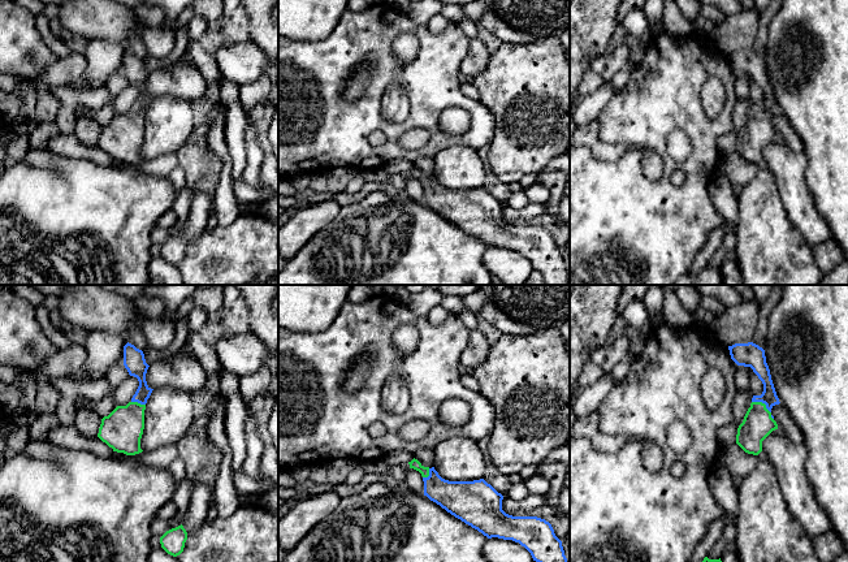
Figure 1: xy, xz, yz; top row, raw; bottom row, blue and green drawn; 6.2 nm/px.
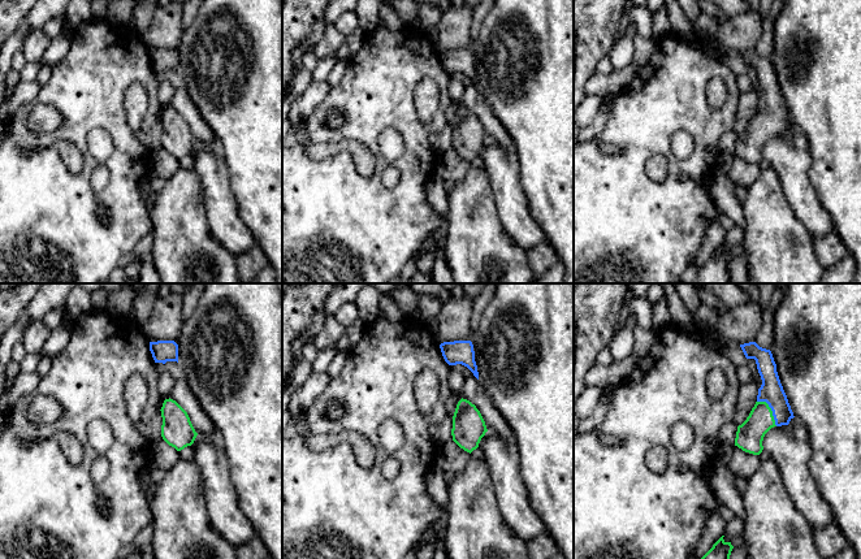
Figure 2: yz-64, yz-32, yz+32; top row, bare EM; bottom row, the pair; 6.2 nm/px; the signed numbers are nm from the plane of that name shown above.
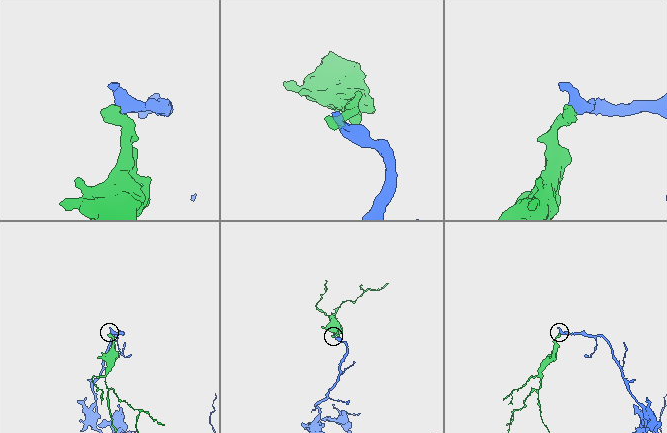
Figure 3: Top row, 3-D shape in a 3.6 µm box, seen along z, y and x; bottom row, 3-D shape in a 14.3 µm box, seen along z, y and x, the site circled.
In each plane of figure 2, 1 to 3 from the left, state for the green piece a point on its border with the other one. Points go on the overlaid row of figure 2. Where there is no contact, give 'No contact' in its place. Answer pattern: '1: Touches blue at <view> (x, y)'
1: No contact
2: No contact
3: Touches blue at yz+32 (771, 410)

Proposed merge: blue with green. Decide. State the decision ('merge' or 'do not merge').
merge

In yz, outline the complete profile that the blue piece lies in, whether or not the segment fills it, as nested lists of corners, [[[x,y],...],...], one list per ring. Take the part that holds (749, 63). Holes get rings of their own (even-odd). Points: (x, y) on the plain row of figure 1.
[[[753,51],[735,52],[728,55],[728,59],[731,68],[737,74],[750,75],[763,92],[762,103],[753,104],[736,143],[736,152],[745,161],[758,164],[762,160],[762,150],[778,138],[771,117],[780,111],[766,72],[765,59]]]

